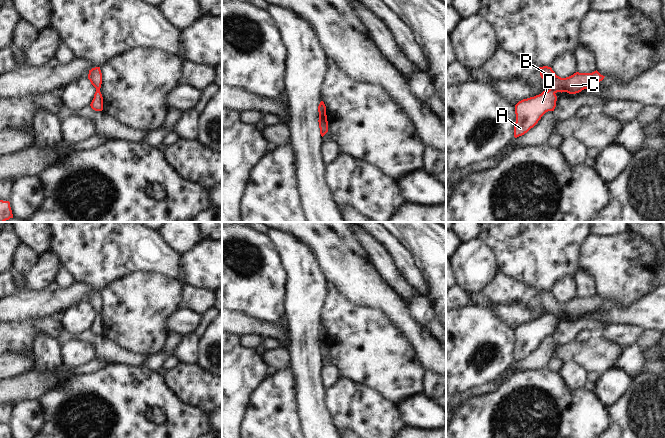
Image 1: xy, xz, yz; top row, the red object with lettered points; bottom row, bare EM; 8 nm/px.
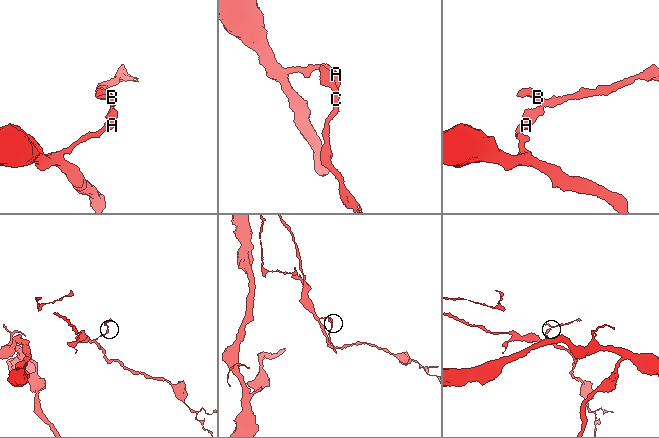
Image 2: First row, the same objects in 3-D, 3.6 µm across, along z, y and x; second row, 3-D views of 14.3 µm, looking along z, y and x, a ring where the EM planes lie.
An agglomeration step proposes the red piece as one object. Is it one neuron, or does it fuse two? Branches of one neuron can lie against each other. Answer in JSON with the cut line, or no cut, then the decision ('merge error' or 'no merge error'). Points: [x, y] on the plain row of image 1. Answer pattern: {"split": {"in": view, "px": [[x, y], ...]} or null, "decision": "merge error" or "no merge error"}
{"split": {"in": "yz", "px": [[549, 313], [554, 317]]}, "decision": "merge error"}

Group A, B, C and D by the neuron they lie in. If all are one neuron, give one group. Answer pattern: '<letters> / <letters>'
A D / B C

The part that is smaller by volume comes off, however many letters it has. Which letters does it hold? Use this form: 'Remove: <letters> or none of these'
Remove: B, C

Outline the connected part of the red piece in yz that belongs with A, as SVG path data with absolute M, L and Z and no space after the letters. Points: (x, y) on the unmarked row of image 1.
M551 314L543 315L539 319L519 325L515 329L514 361L524 359L538 347L546 336L554 335L556 325L557 320Z

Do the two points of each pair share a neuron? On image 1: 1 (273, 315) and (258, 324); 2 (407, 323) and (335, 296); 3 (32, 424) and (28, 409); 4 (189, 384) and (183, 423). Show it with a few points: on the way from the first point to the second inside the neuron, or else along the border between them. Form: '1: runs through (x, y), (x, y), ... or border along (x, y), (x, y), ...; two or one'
1: border along (243, 312), (255, 318), (277, 323); two
2: border along (364, 306), (381, 309), (387, 318), (402, 332); two
3: runs through (28, 420), (28, 413); one
4: border along (168, 386), (182, 401), (197, 406), (206, 413); two

